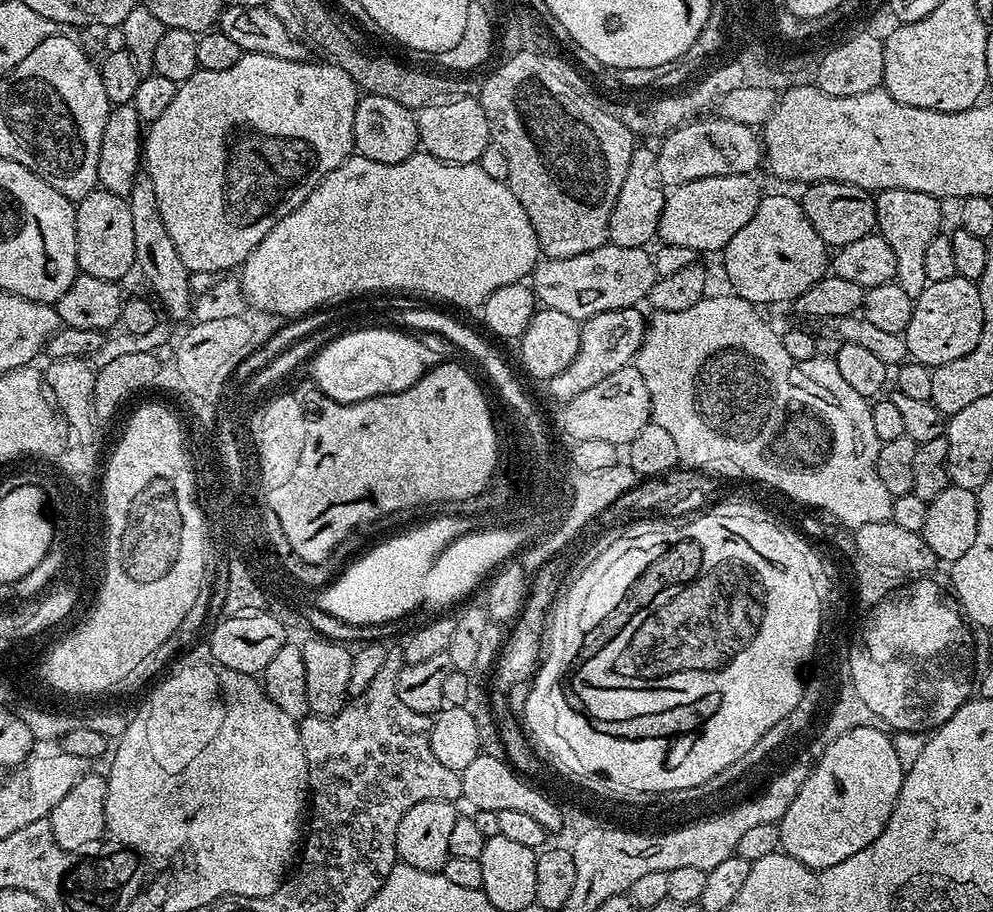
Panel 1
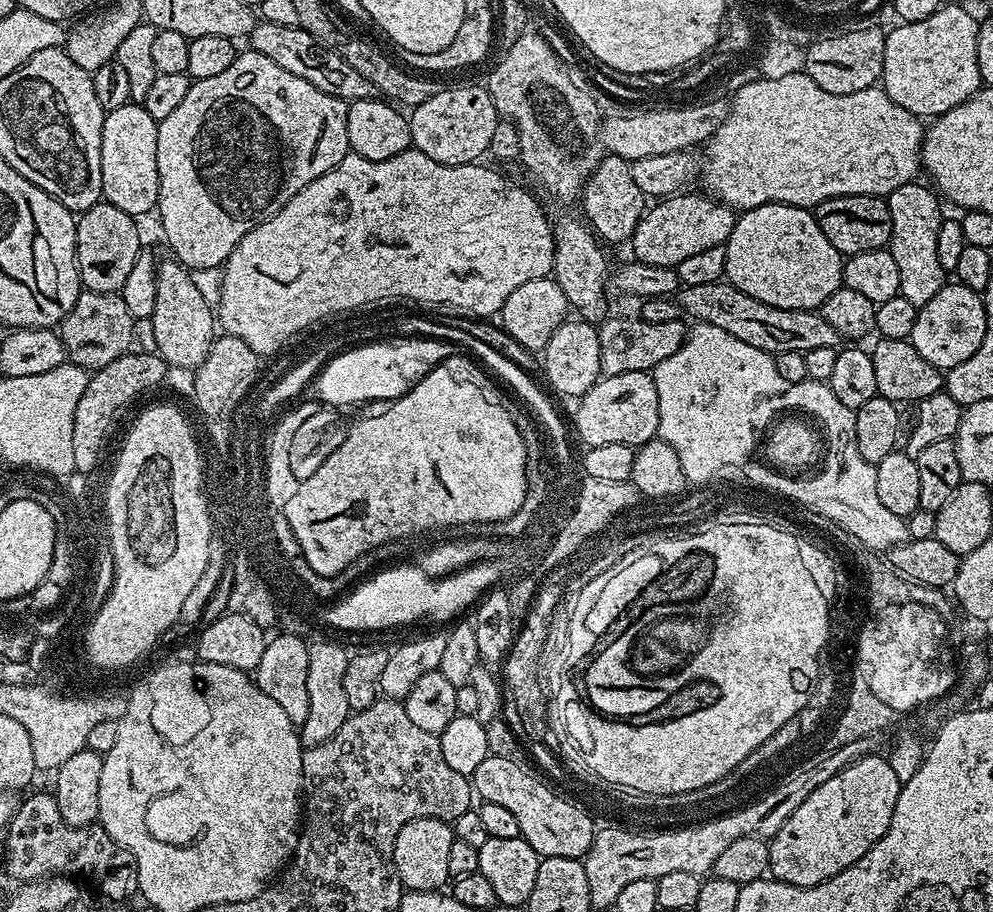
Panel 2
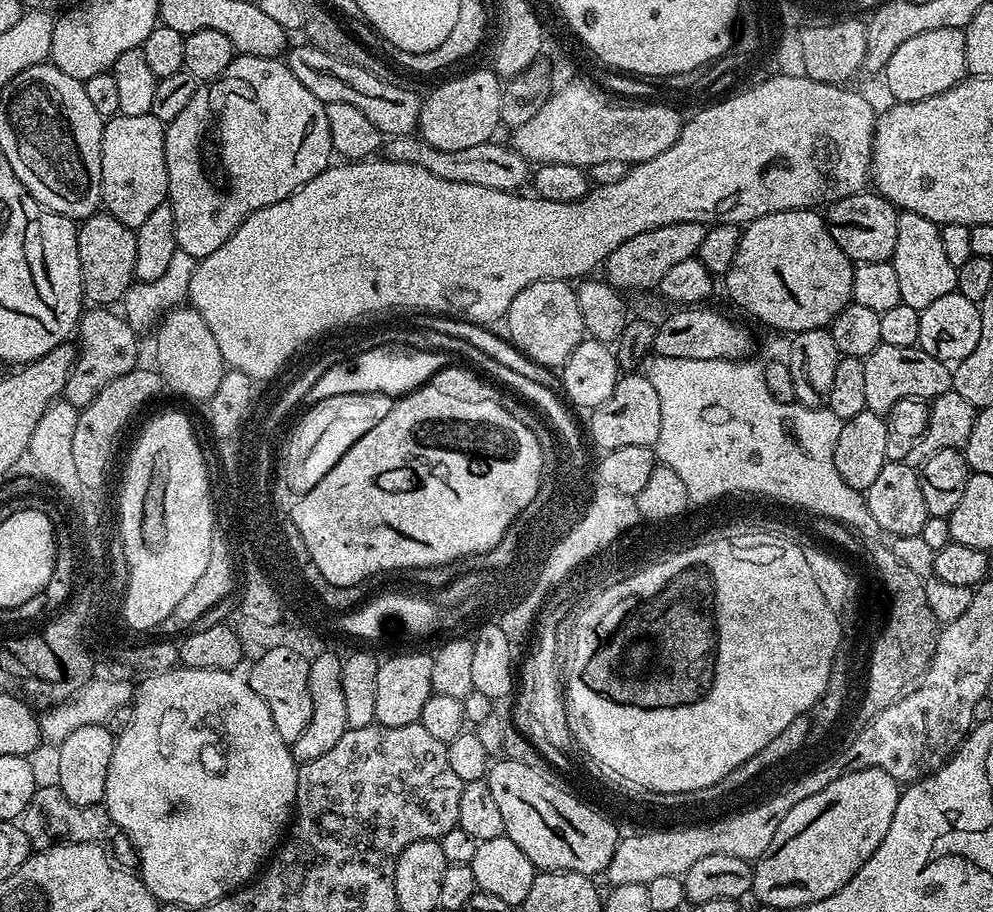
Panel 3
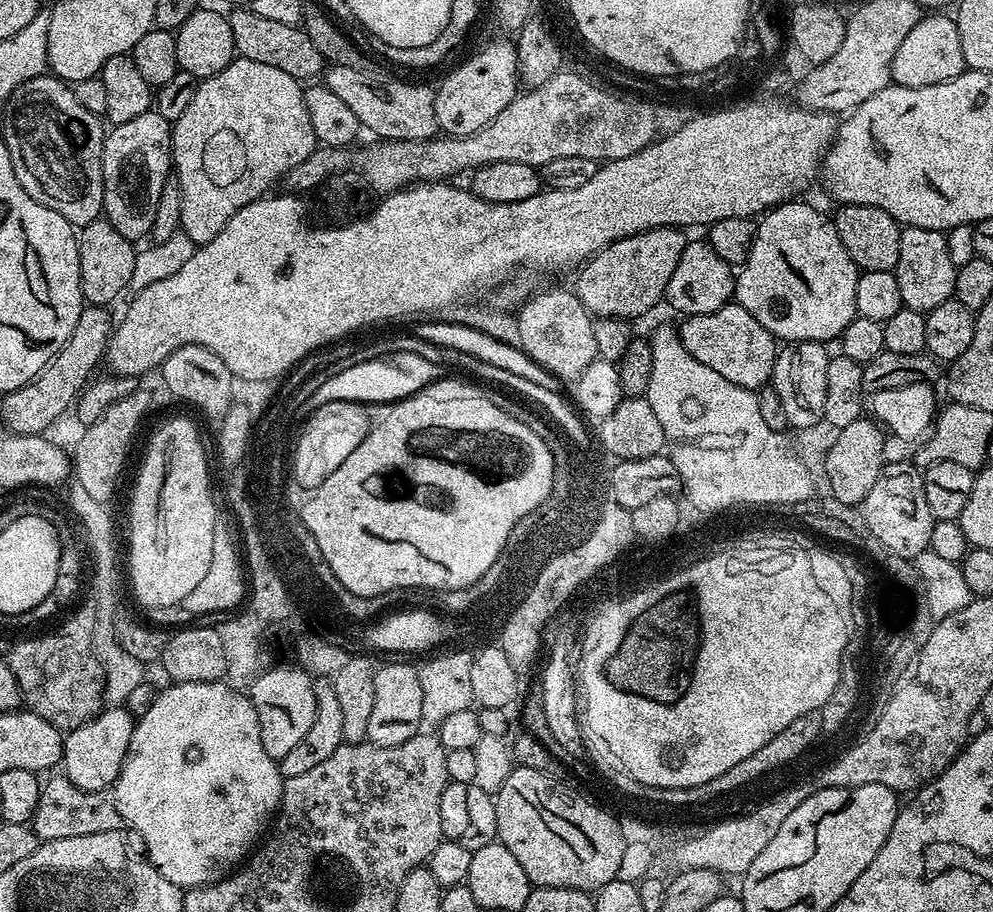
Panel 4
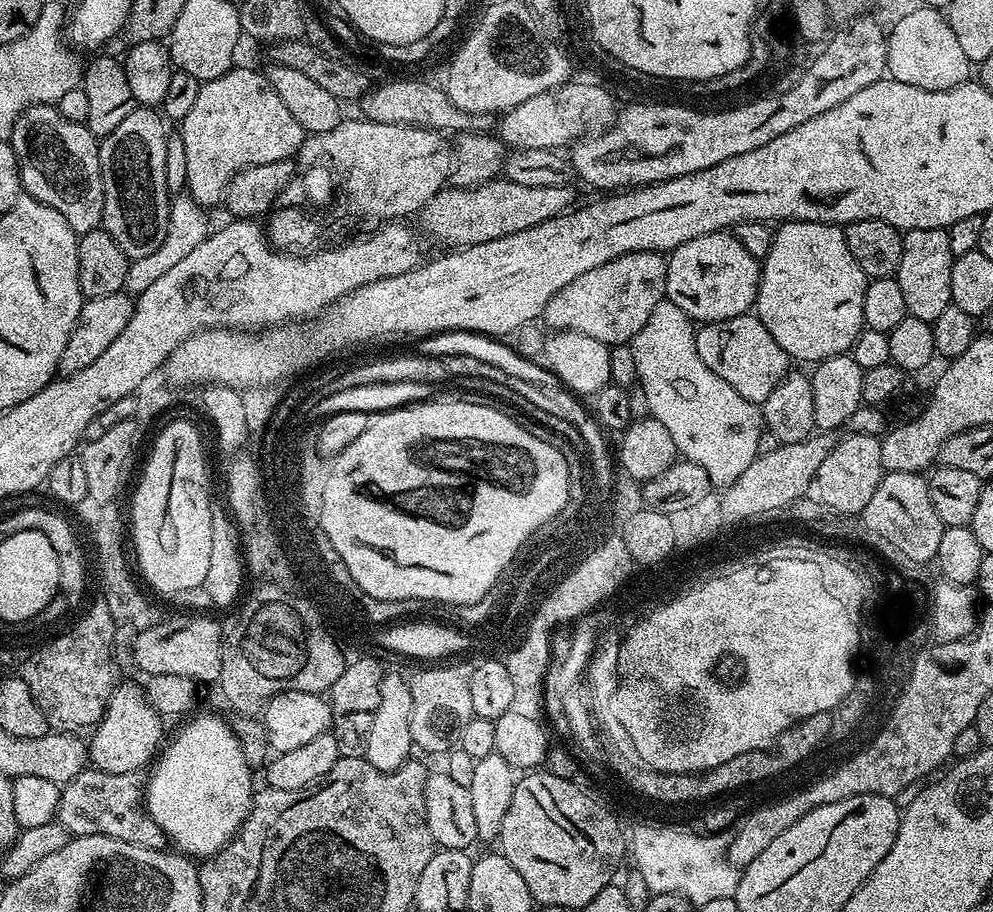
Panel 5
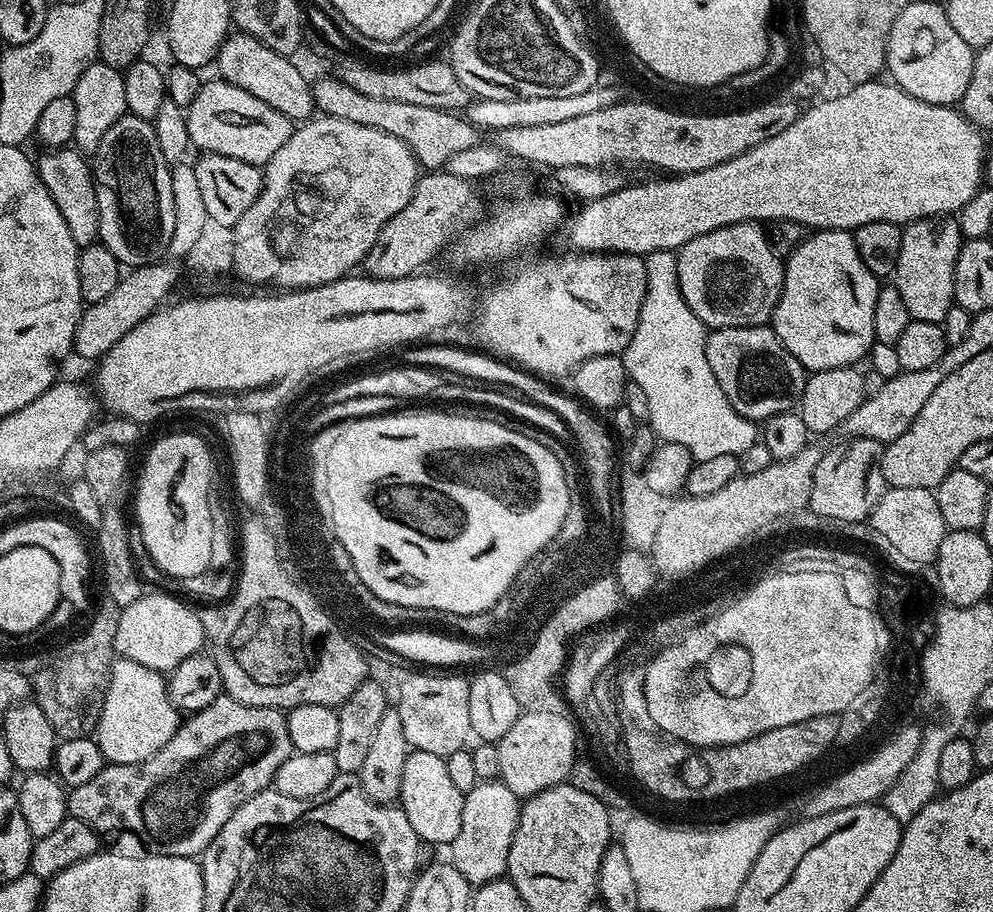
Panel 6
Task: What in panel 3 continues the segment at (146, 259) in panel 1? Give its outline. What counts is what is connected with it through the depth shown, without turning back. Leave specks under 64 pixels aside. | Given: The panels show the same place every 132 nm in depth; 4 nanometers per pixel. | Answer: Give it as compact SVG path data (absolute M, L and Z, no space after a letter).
M177 306L159 321L159 328L160 333L156 336L156 361L154 361L154 367L160 373L160 377L163 378L165 389L169 393L171 391L177 392L176 396L180 398L190 394L190 402L200 402L200 400L201 402L207 402L211 400L214 390L218 390L218 386L222 382L226 365L222 354L218 350L218 342L214 342L214 334L208 323L202 318L202 314L198 314L195 308L191 306Z

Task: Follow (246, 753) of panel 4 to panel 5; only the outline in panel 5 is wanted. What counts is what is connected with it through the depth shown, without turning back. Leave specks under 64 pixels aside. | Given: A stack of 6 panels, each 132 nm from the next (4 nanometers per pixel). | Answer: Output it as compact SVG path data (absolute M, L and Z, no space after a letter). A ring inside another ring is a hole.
M200 715L185 719L181 723L185 724L173 734L172 741L163 745L151 765L152 777L147 777L144 794L146 811L152 821L164 831L171 843L172 840L176 843L173 844L175 851L189 858L207 858L221 852L244 824L254 795L254 768L248 763L235 727L231 723L228 725L220 716ZM202 758L208 758L208 764L204 762L204 776ZM174 780L192 782L182 784L184 790L180 788L174 794ZM208 786L212 786L212 792L208 792Z

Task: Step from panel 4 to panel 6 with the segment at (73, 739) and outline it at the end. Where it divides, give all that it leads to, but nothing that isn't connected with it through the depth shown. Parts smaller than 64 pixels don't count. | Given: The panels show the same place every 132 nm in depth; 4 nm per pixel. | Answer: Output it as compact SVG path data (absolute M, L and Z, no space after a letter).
M116 658L112 662L109 686L97 720L94 739L102 750L105 761L110 764L137 764L146 762L180 729L182 714L173 706L168 697L168 681L165 673L150 670L150 666L140 666Z

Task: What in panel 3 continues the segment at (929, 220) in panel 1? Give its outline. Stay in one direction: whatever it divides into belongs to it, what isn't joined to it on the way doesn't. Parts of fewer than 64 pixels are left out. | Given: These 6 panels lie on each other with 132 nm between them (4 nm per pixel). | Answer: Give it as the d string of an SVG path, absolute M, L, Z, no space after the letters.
M900 212L900 217L898 218L898 246L894 246L894 254L890 262L894 266L896 273L898 273L898 287L900 293L902 293L900 303L906 306L914 306L914 310L919 312L926 310L926 306L933 304L937 298L942 298L944 295L956 291L957 268L950 266L950 262L946 258L942 247L940 225L930 222L930 218L922 218L922 214Z

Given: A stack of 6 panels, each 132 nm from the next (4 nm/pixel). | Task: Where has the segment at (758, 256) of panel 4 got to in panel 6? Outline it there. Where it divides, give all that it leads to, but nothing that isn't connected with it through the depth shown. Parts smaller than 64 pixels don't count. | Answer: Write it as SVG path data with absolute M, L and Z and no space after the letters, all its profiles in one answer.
M813 231L786 256L784 285L770 327L784 349L809 373L859 365L876 338L874 302L878 302L881 287L881 281L866 270L866 262L858 258L851 231Z

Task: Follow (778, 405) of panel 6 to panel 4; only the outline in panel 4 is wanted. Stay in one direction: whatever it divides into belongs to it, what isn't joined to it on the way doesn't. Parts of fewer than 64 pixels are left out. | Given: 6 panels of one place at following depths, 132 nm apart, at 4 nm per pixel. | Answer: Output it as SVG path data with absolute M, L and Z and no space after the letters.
M729 302L710 314L698 314L681 321L678 331L682 346L691 356L698 358L702 366L710 366L710 370L714 370L714 374L722 374L726 382L743 388L760 390L771 381L778 341L743 306Z

